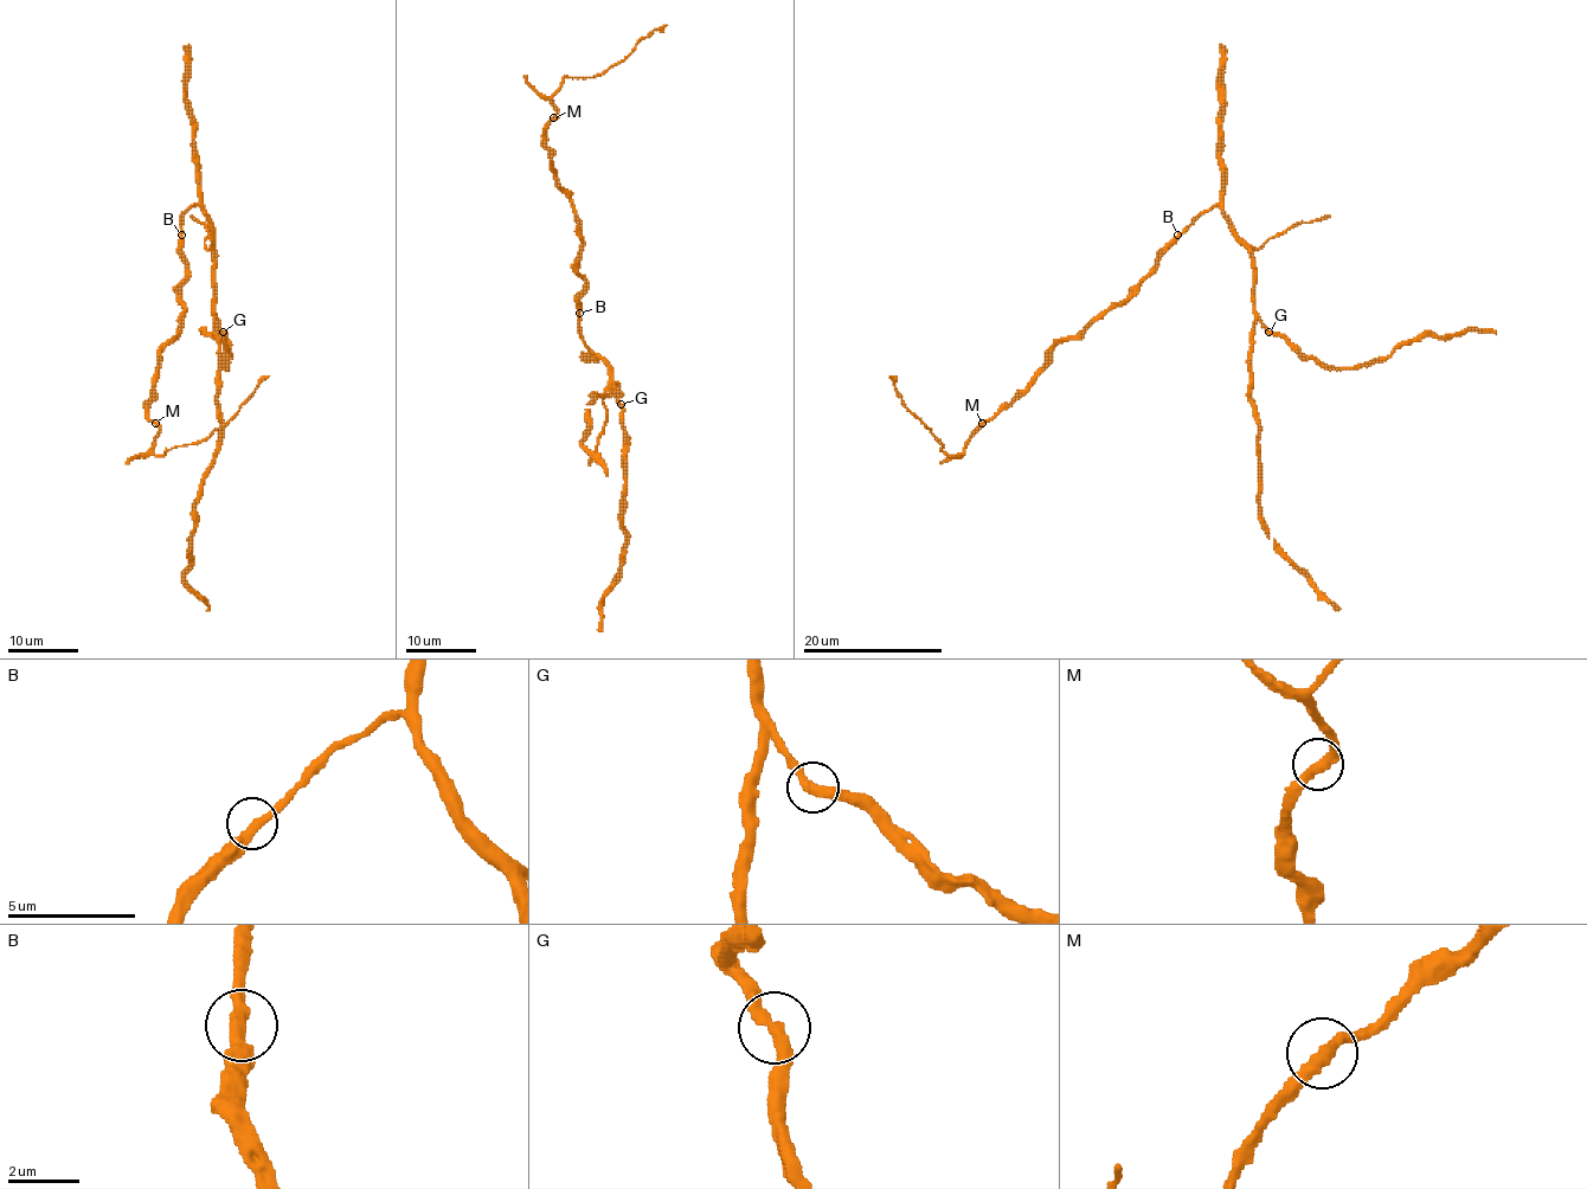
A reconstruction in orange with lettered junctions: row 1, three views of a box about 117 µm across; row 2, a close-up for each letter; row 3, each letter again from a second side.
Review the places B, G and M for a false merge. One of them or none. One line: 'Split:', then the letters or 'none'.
Split: none

